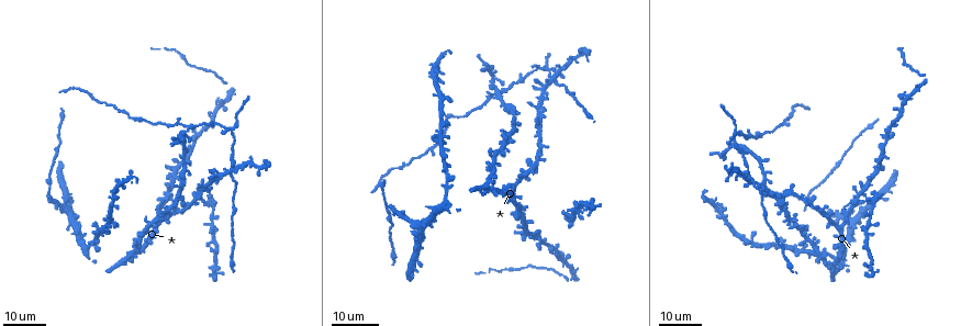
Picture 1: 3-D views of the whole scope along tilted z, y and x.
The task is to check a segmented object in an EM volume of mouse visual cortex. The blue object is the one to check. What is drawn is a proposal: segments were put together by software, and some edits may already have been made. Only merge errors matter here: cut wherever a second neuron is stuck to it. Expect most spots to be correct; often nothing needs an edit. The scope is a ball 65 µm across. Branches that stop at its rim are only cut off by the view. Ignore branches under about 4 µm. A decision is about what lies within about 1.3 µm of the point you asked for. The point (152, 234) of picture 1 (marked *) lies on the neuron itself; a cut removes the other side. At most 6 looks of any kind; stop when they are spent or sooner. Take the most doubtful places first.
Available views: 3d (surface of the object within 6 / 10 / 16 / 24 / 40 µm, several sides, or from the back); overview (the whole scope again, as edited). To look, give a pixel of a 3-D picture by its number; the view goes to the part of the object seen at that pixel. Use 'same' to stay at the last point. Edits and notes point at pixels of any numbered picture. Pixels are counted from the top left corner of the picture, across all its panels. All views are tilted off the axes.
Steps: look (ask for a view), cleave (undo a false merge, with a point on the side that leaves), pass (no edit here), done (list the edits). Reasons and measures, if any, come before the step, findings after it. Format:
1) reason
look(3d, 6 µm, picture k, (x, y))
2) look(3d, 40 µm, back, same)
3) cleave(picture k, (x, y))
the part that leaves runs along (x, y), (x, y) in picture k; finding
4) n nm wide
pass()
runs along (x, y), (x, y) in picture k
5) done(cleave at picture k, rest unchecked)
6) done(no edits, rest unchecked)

three arms meet
look(3d, 24 µm, picture 1, (230, 129))

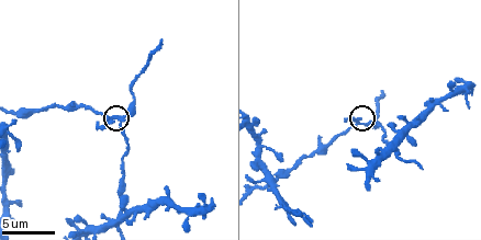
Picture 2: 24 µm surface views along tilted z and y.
zoom in
look(3d, 10 µm, picture 2, (121, 117))

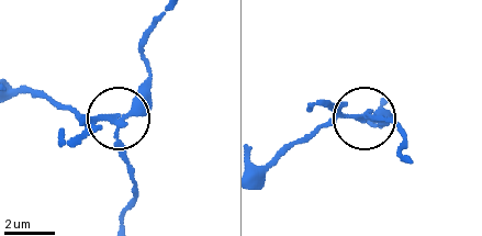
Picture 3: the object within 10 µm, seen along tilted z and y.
cleave(picture 3, (329, 121))
the part that leaves runs along (120, 119), (77, 114), (35, 93), (13, 90) in picture 3; two neurons meet here

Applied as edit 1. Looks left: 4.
look(3d, 16 µm, picture 2, (397, 154))

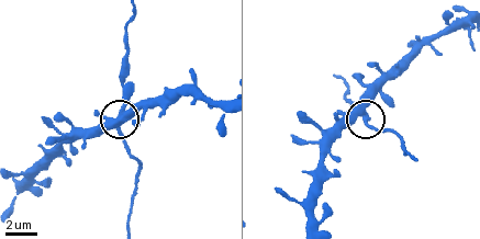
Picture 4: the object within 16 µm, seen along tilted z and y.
side arm 12 µm
pass()
one neuron here

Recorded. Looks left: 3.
thick turns thin
look(3d, 16 µm, picture 1, (233, 242))

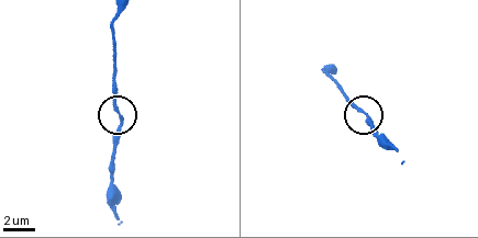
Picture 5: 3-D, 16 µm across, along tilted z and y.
closer look
look(3d, 10 µm, picture 5, (123, 121))

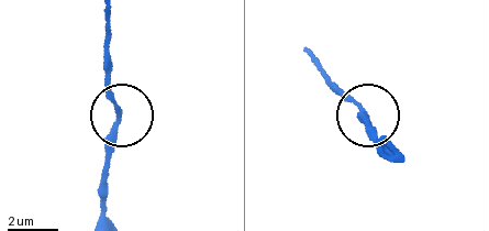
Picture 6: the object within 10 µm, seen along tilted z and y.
180 nm wide
pass()
runs along (104, 11), (103, 64), (119, 124), (107, 173) in picture 6; all the same neuron

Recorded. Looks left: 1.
done(cleave at picture 3, rest unchecked)

